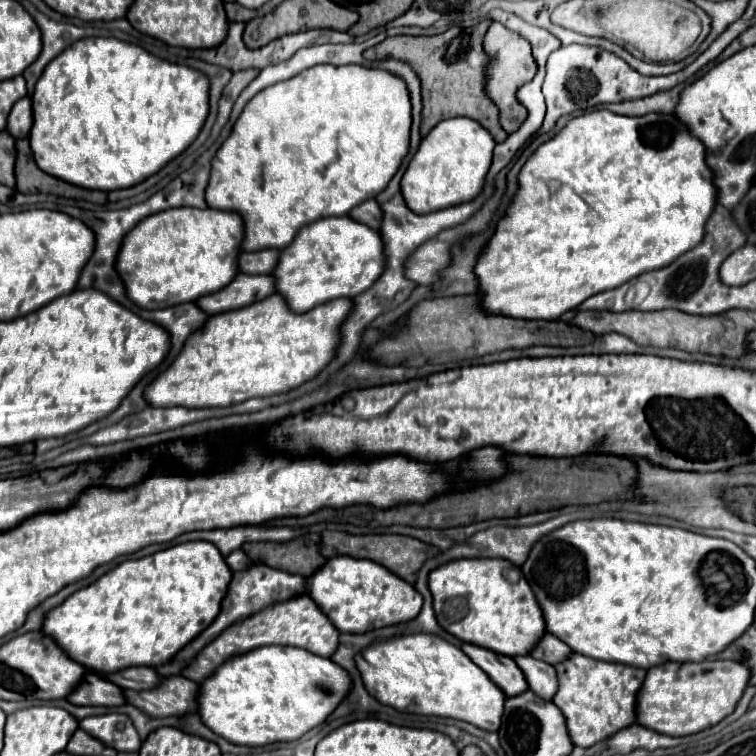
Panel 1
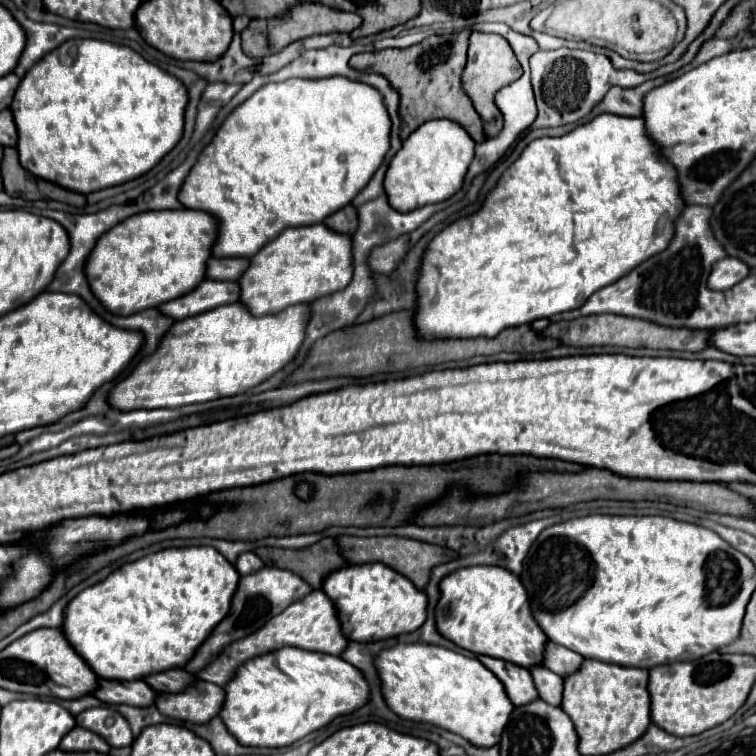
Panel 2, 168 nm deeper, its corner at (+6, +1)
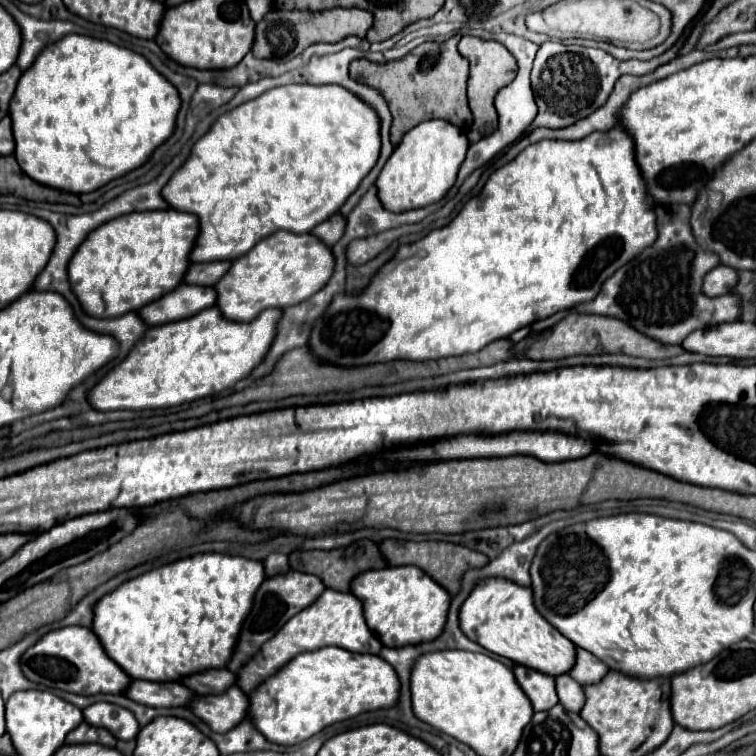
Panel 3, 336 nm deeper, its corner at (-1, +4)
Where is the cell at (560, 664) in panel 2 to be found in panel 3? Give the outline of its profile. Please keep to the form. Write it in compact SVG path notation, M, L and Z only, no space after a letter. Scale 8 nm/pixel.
M577 647L577 657L575 657L575 665L571 667L569 675L581 683L581 685L591 685L591 683L597 683L601 681L601 677L609 671L609 667L599 661L595 655L591 655L589 651L585 649L579 649Z

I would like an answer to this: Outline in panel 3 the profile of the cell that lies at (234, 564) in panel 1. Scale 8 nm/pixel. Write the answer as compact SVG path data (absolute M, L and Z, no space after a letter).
M271 553L263 559L263 567L265 567L265 573L267 575L279 575L283 571L289 571L289 563L287 563L287 555L283 553Z

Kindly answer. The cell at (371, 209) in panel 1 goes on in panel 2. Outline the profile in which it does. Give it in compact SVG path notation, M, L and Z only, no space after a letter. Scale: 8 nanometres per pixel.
M344 206L342 210L330 214L324 224L334 230L334 232L340 232L340 234L352 234L358 226L358 218L356 218L356 208L354 206Z

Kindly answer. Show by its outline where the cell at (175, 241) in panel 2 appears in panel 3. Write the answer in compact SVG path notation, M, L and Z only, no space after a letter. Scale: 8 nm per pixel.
M175 209L129 213L105 223L103 227L97 227L83 241L83 247L79 247L69 263L69 279L85 313L93 317L121 317L127 311L139 311L147 303L153 303L177 289L185 281L185 275L191 267L191 251L197 237L199 219L193 213L183 213Z

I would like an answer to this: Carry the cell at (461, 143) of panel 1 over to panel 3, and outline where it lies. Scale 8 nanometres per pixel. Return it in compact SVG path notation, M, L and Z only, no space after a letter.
M443 119L419 123L397 145L397 149L393 151L393 155L389 157L377 179L381 203L385 207L391 207L391 211L409 211L441 201L445 193L455 185L467 149L469 149L467 135L457 127L453 127L451 123Z

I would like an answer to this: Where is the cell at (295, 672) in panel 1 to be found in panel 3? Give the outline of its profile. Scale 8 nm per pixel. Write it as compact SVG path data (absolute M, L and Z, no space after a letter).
M325 647L299 653L277 673L249 693L247 715L261 735L277 745L297 745L331 723L357 717L365 711L393 707L399 697L395 669L377 655L349 653Z

